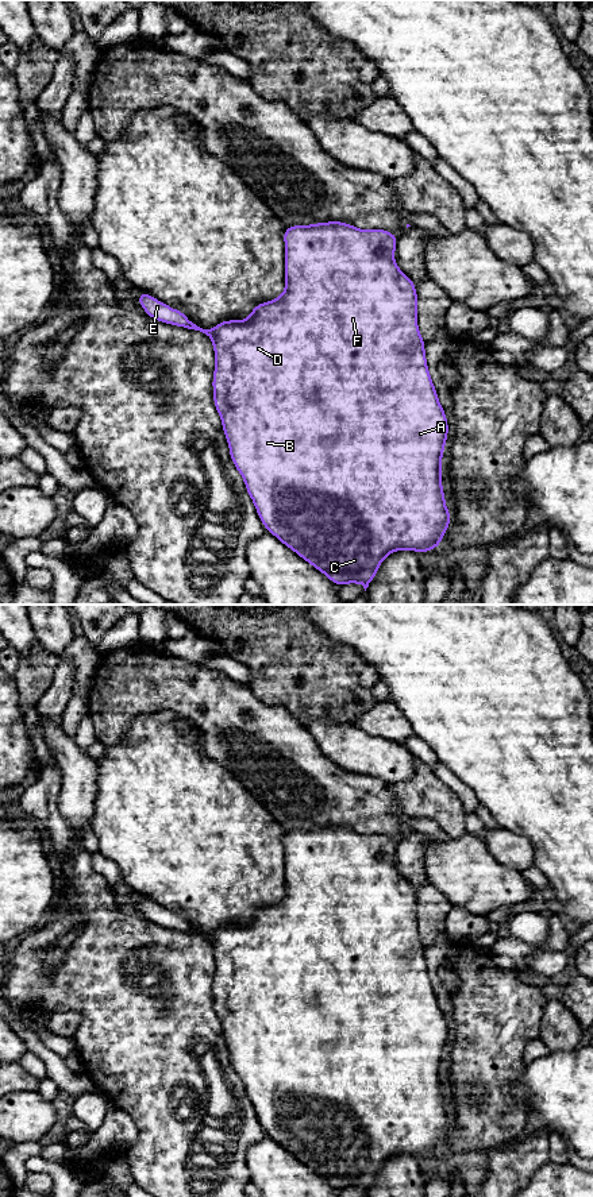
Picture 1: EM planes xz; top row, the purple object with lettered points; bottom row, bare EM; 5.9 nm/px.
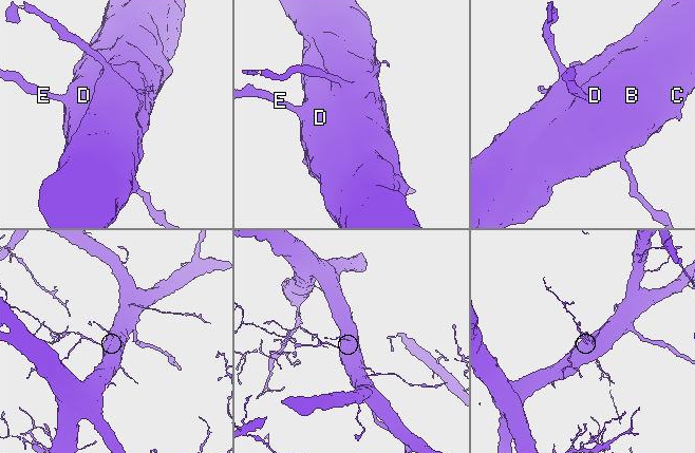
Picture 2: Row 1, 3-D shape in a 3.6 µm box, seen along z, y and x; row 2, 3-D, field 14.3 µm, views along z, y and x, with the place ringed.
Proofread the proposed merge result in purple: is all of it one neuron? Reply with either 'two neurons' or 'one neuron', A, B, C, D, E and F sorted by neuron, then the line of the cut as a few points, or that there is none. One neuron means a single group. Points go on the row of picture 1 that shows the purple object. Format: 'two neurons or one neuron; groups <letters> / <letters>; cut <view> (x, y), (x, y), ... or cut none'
one neuron; groups A B C D E F; cut none

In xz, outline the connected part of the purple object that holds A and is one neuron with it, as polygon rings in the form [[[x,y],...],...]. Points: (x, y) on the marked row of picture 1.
[[[343,221],[313,223],[286,227],[282,239],[285,242],[285,290],[278,298],[255,305],[243,321],[226,320],[211,329],[203,329],[181,310],[170,308],[145,291],[139,291],[138,304],[154,320],[200,331],[212,340],[213,403],[222,420],[231,460],[244,480],[246,491],[265,529],[332,583],[339,587],[358,583],[366,591],[388,555],[403,549],[420,555],[438,548],[451,521],[442,487],[442,456],[448,436],[448,422],[427,367],[426,343],[417,327],[416,285],[394,262],[398,236],[384,228],[358,229]]]

